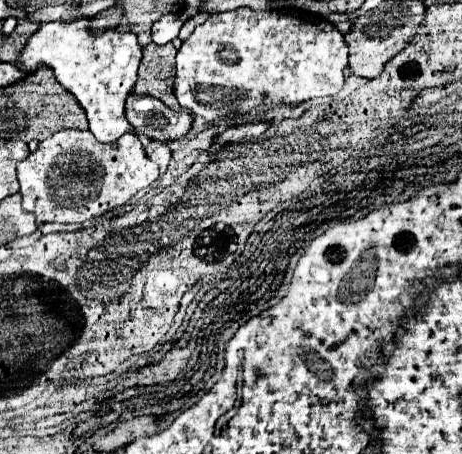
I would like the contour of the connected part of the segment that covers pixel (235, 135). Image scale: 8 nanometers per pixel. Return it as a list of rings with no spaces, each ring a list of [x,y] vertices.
[[[253,123],[253,125],[241,125],[241,127],[229,127],[221,135],[217,135],[217,143],[233,143],[243,139],[253,139],[263,135],[267,129],[267,123]]]

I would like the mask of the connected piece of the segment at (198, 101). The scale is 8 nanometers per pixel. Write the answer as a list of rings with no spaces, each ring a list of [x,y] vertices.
[[[235,9],[213,13],[177,51],[175,95],[181,107],[209,123],[255,109],[293,107],[343,89],[347,43],[333,23],[301,11]]]

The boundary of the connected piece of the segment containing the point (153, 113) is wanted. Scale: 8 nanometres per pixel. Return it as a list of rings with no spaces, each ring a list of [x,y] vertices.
[[[131,93],[127,97],[125,115],[137,133],[143,133],[153,141],[163,141],[163,143],[185,137],[193,123],[191,115],[175,113],[159,99],[137,93]]]

